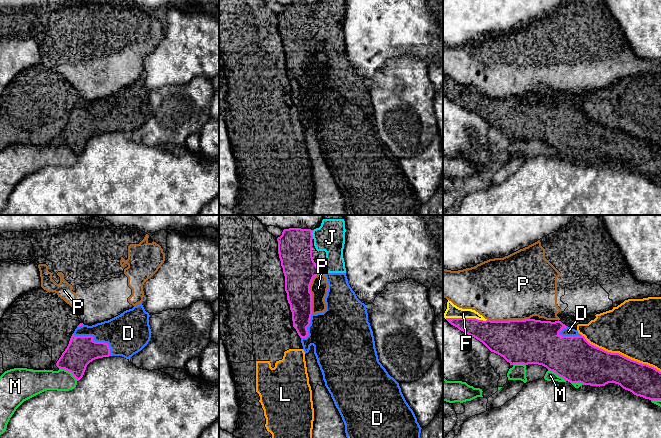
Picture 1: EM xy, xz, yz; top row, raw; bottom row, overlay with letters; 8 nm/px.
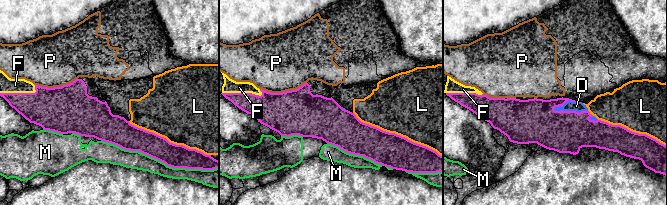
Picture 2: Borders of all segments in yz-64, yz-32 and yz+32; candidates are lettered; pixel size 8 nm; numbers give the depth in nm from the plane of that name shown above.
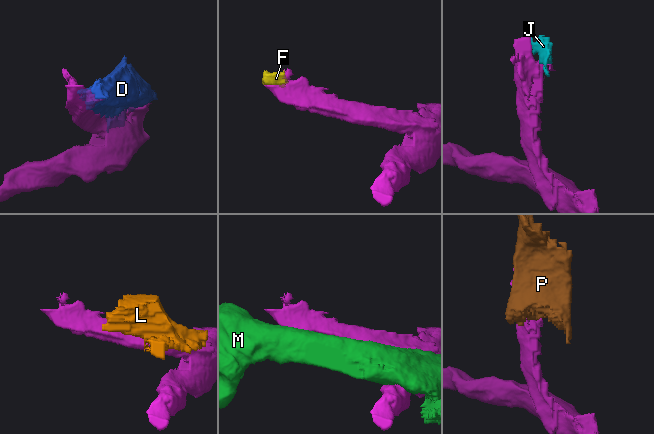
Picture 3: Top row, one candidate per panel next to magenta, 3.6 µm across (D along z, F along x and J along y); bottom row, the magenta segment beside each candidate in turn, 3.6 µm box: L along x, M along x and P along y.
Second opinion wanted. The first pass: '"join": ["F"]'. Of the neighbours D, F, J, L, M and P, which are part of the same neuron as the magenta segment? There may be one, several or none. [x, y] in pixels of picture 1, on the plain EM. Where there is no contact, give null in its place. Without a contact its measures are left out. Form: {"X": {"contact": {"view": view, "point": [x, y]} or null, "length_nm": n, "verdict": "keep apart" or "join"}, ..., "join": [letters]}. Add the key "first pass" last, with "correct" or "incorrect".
{"D": {"contact": {"view": "xy", "point": [94, 117]}, "length_nm": 360, "verdict": "keep apart"}, "F": {"contact": {"view": "yz", "point": [466, 94]}, "length_nm": 340, "verdict": "join"}, "J": {"contact": {"view": "xz", "point": [311, 10]}, "length_nm": 70, "verdict": "keep apart"}, "L": {"contact": {"view": "yz", "point": [620, 130]}, "length_nm": 700, "verdict": "keep apart"}, "M": {"contact": {"view": "yz", "point": [566, 155]}, "length_nm": 320, "verdict": "keep apart"}, "P": {"contact": {"view": "xz", "point": [309, 67]}, "length_nm": 340, "verdict": "keep apart"}, "join": ["F"], "first pass": "correct"}

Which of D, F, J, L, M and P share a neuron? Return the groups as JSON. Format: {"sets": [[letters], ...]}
{"sets": [["D", "J"], ["F"], ["L"], ["M"], ["P"]]}

